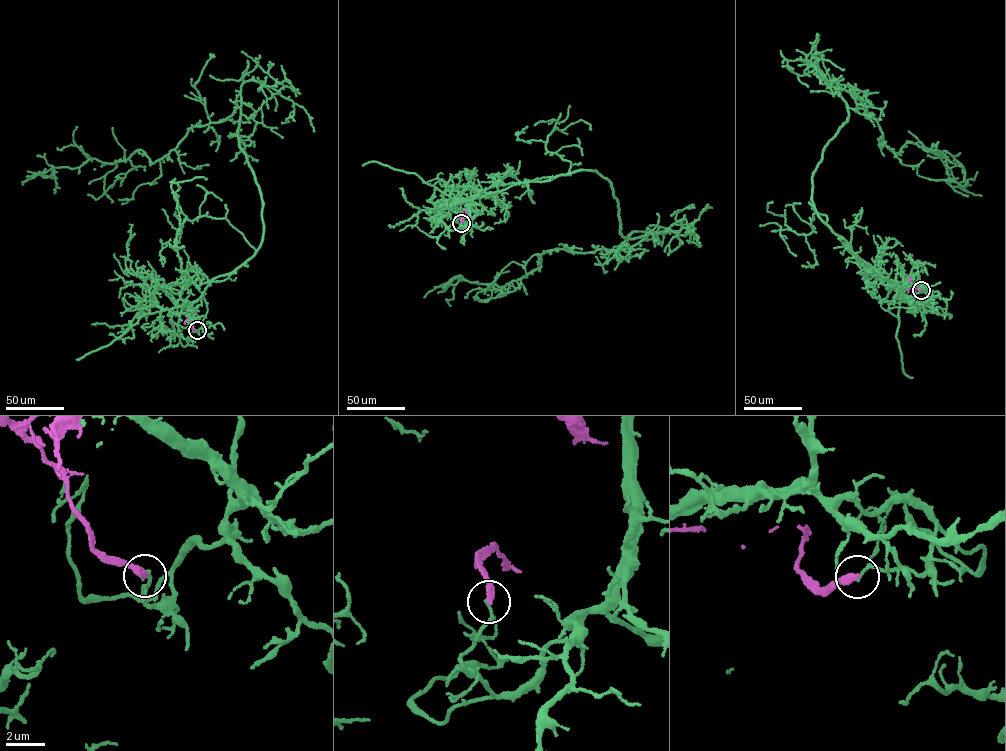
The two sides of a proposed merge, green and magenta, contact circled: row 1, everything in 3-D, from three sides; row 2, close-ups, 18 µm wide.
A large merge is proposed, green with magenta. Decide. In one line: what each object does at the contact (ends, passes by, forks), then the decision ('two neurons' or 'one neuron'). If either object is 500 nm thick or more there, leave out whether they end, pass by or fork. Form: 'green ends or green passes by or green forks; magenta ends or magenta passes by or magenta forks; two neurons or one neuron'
green ends; magenta ends; two neurons

